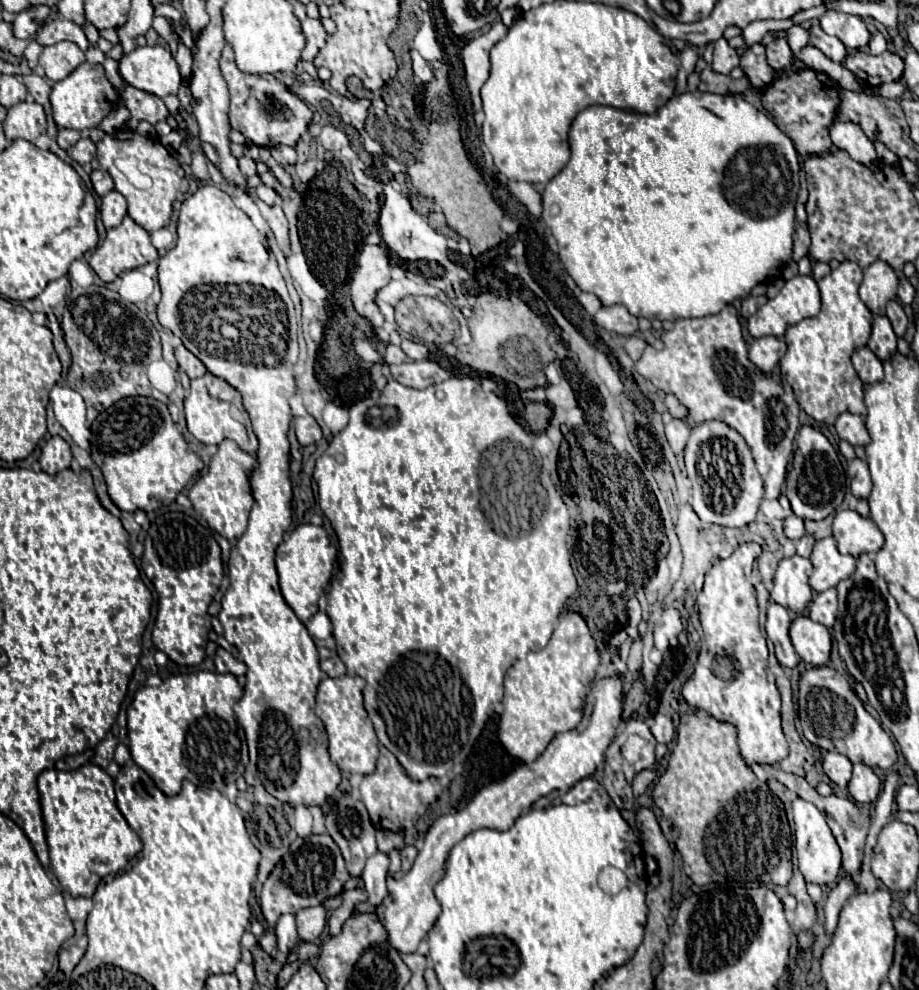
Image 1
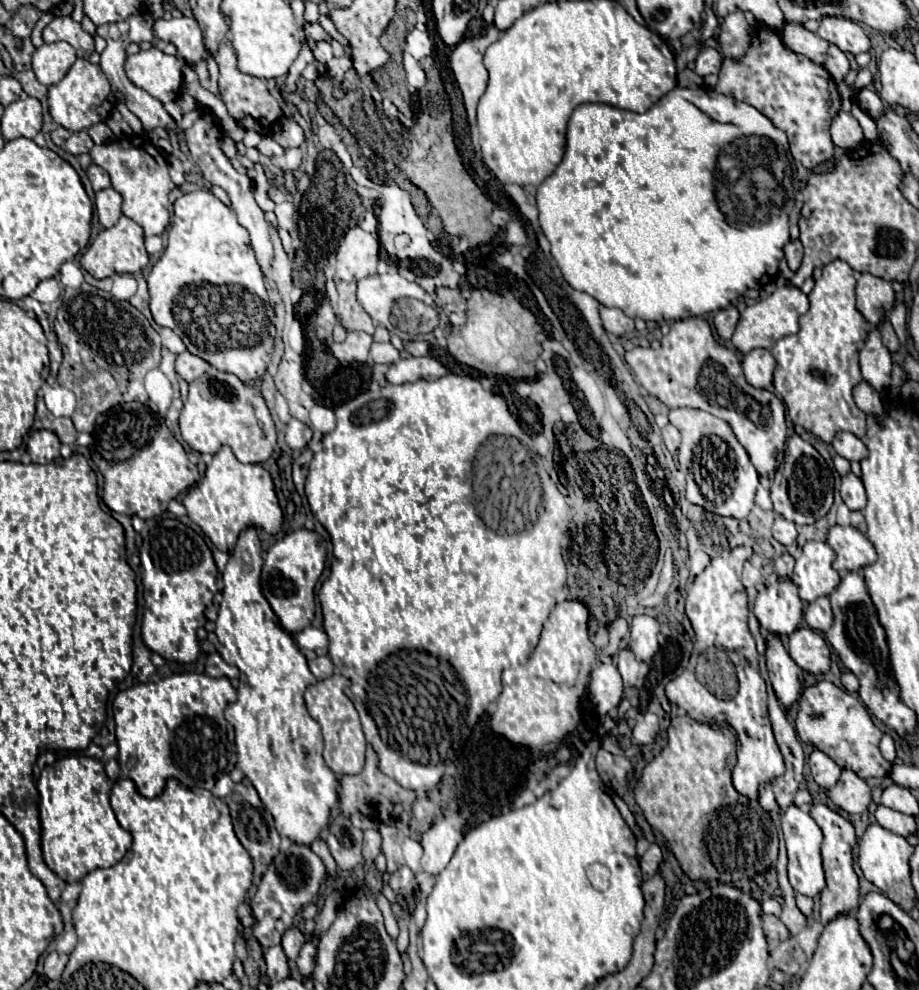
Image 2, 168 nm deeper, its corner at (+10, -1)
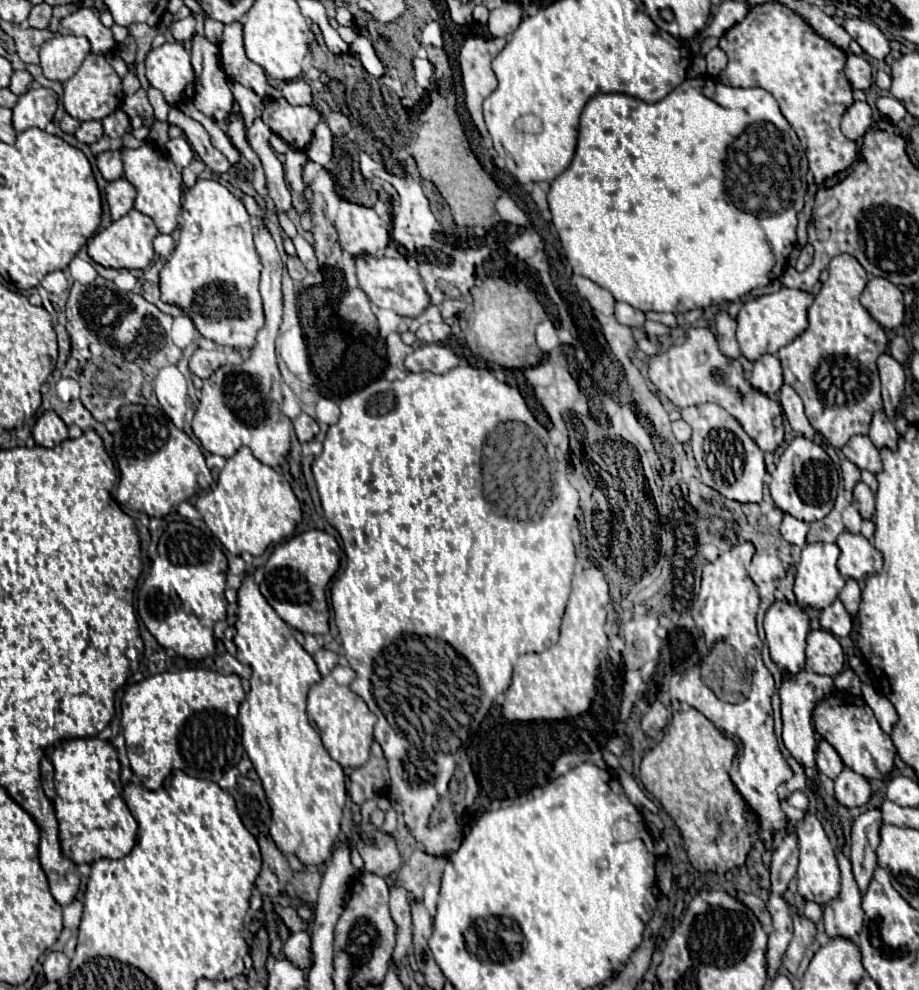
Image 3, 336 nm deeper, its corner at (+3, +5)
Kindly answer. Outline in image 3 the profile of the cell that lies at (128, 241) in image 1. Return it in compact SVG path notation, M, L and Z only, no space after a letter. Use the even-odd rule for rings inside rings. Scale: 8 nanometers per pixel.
M131 209L125 217L113 221L107 229L99 231L89 239L89 257L97 261L103 267L113 269L145 269L153 259L153 239L159 235L155 223L139 213L137 209Z

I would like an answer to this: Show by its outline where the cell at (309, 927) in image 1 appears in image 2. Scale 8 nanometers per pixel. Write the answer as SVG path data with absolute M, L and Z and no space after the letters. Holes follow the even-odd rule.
M290 927L290 929L282 935L282 947L284 947L284 953L286 953L288 959L296 959L298 951L302 949L304 943L306 943L306 939L304 939L302 931L296 929L296 927Z

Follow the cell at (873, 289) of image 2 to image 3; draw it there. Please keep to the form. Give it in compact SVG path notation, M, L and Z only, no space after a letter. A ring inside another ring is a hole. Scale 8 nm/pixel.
M883 277L869 279L865 291L861 293L861 305L885 329L897 329L903 325L903 293Z

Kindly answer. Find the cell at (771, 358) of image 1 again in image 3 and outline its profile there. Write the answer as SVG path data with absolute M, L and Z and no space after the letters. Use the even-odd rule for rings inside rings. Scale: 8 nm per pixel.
M763 355L759 361L755 361L749 383L757 391L763 391L765 395L771 395L771 397L777 395L783 385L783 371L781 371L779 359L775 355Z

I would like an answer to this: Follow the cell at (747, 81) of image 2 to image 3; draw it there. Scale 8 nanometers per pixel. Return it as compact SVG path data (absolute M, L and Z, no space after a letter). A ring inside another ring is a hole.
M781 3L751 7L741 23L733 25L723 33L723 37L719 39L719 49L723 49L729 57L729 65L725 67L725 73L719 73L719 81L725 81L725 85L731 87L761 87L777 99L783 117L801 139L801 145L809 159L809 169L813 171L817 185L853 165L853 161L857 159L857 143L847 139L839 129L843 113L853 103L853 89L843 71L847 59L843 49L821 37L809 23L805 23L801 15L793 13Z

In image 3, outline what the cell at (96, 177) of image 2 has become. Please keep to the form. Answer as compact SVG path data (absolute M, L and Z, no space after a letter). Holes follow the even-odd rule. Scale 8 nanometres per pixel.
M121 149L115 151L103 151L97 155L97 165L101 175L107 181L115 181L123 177L123 161L121 161Z

